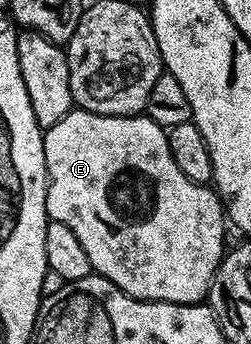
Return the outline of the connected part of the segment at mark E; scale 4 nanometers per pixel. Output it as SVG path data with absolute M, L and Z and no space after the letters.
M76 107L66 114L61 121L54 123L44 133L44 158L48 168L48 198L46 207L49 218L58 223L66 223L74 235L78 235L78 243L82 243L86 255L90 259L93 270L99 276L110 279L126 295L137 297L140 301L169 301L179 305L194 305L203 302L208 296L208 288L220 261L224 258L224 225L226 214L224 202L215 188L199 185L197 181L186 179L178 163L174 163L174 155L170 155L168 134L158 123L154 123L147 115L133 115L130 117L107 117L101 113L88 113L85 109Z

